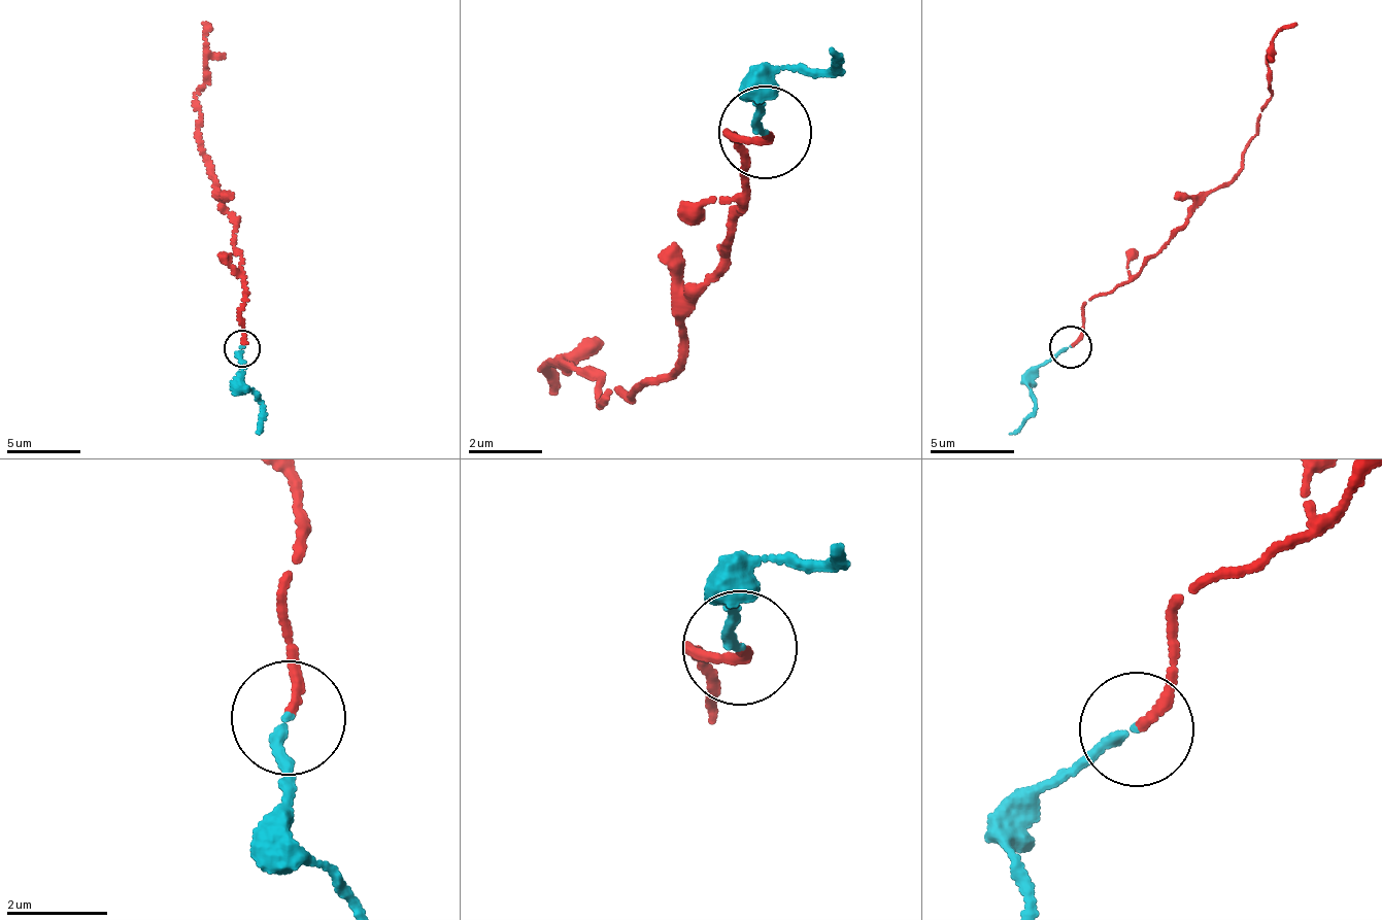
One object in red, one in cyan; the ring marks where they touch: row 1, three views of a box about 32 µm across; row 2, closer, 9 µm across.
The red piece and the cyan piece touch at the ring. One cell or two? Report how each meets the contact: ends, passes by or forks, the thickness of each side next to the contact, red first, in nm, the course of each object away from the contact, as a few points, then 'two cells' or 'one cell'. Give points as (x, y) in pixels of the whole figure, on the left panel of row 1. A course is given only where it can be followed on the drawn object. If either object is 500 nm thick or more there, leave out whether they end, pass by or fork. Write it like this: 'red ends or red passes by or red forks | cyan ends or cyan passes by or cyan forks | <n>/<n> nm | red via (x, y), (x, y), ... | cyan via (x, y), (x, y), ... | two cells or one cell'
red ends | cyan ends | 180/200 nm | red via (240, 347), (243, 334), (240, 309), (244, 281), (241, 259), (206, 161), (196, 98), (204, 83), (206, 23) | cyan via (240, 347), (241, 377), (261, 414), (259, 433) | one cell

